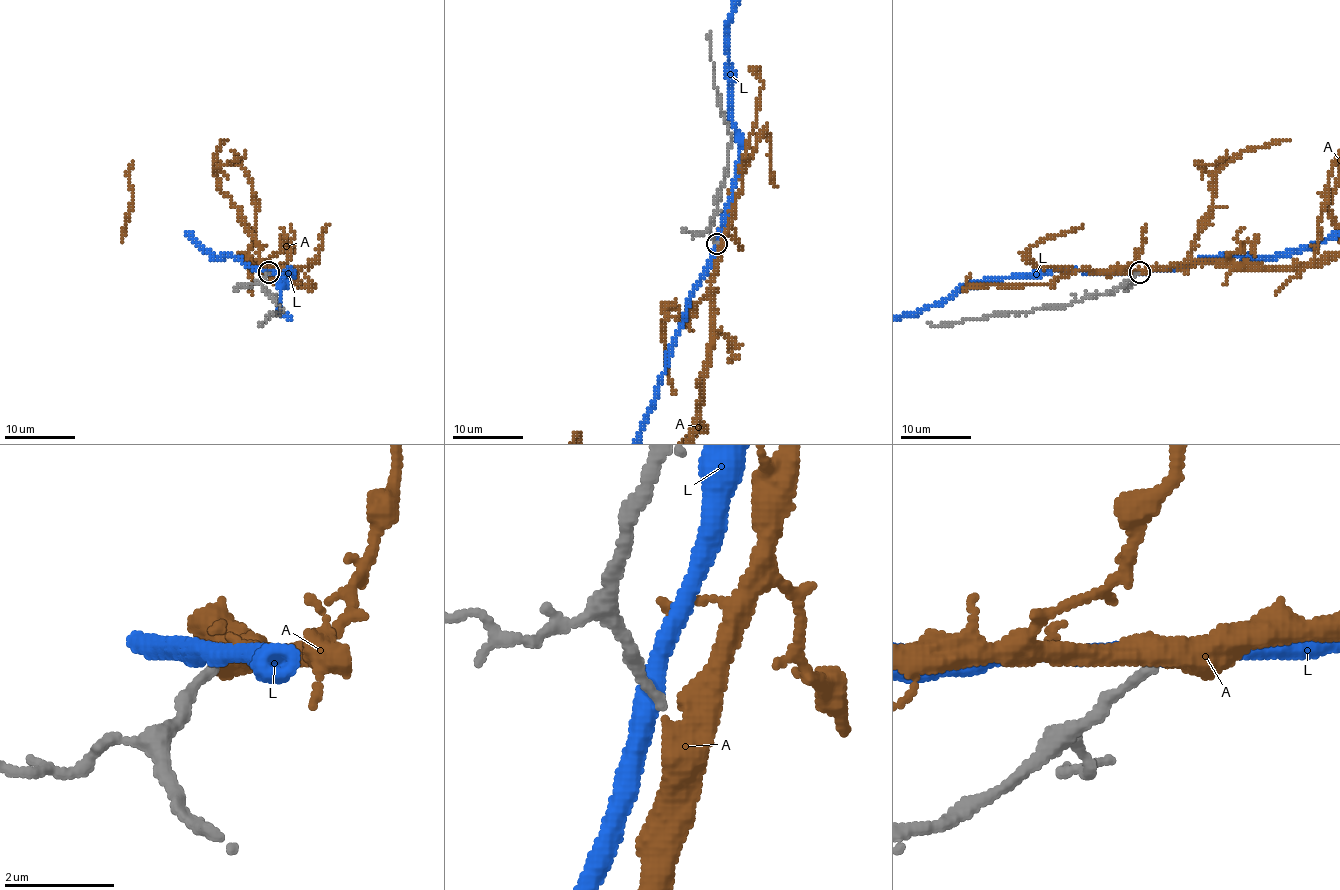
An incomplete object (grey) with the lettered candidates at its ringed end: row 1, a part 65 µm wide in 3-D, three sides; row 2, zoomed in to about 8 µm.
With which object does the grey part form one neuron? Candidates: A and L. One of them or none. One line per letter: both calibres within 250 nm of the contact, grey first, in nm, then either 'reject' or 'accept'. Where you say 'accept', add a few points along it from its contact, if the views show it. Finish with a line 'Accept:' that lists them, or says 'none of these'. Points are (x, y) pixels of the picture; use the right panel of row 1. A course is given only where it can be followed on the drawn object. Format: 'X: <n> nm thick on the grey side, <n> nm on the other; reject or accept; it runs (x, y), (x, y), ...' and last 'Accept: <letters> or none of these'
A: 140 nm thick on the grey side, 440 nm on the other; accept
L: 160 nm thick on the grey side, 380 nm on the other; reject
Accept: A

